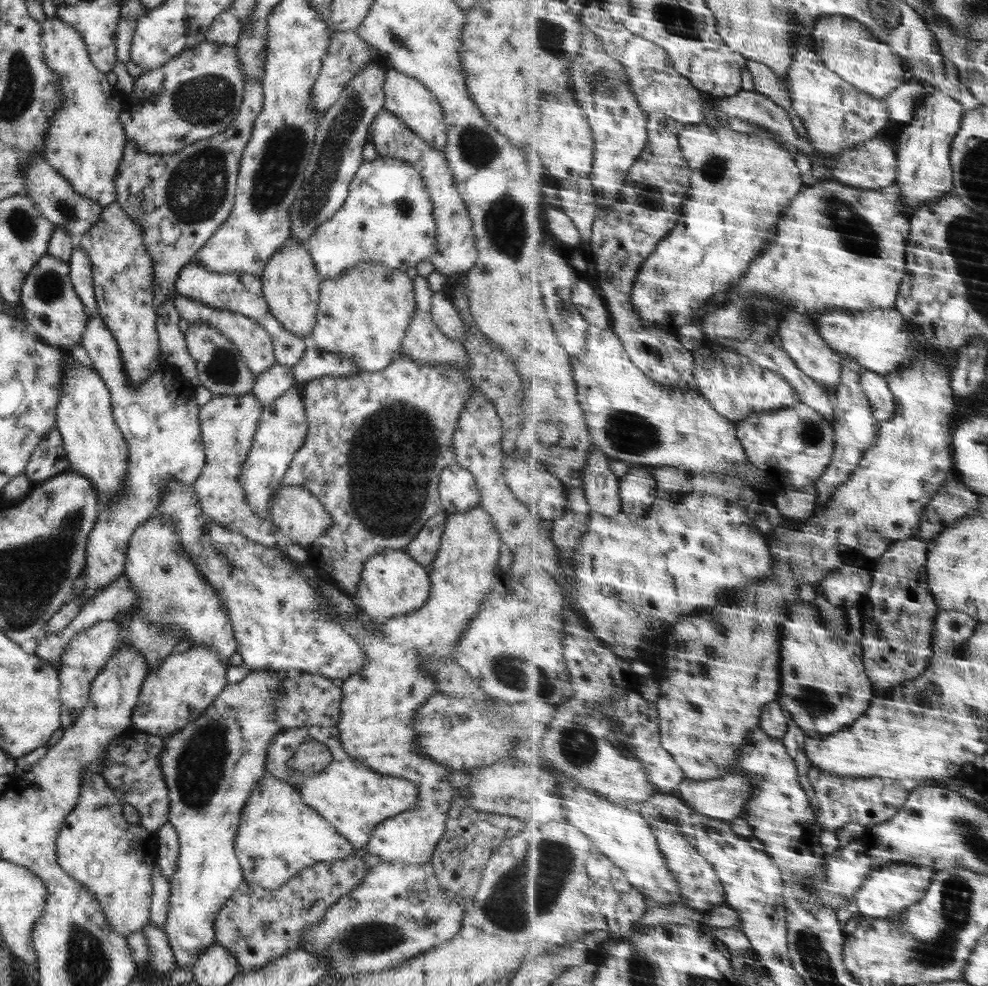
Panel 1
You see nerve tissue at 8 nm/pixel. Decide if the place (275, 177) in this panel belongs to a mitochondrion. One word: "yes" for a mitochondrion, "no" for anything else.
yes

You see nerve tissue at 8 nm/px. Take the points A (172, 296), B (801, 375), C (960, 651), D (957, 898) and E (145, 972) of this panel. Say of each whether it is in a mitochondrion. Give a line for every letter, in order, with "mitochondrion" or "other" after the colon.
A: other
B: other
C: other
D: mitochondrion
E: other

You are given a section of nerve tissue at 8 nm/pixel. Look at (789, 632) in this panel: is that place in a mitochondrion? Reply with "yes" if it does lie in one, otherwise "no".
no

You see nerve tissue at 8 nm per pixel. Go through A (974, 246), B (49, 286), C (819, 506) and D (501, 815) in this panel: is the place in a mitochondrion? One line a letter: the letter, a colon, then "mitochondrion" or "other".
A: mitochondrion
B: mitochondrion
C: other
D: other

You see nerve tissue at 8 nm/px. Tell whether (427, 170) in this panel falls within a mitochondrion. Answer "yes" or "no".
no

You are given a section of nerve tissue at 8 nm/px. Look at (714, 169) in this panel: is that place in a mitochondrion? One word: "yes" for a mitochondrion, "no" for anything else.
yes

